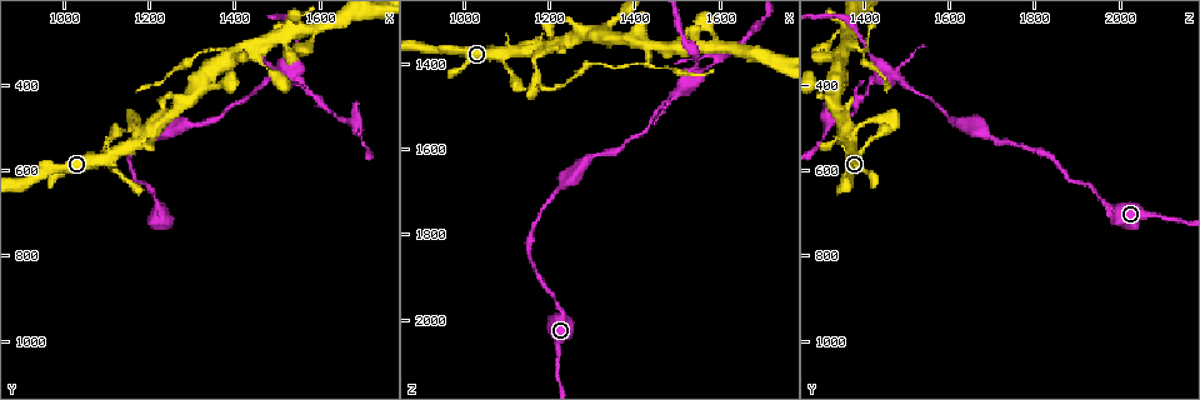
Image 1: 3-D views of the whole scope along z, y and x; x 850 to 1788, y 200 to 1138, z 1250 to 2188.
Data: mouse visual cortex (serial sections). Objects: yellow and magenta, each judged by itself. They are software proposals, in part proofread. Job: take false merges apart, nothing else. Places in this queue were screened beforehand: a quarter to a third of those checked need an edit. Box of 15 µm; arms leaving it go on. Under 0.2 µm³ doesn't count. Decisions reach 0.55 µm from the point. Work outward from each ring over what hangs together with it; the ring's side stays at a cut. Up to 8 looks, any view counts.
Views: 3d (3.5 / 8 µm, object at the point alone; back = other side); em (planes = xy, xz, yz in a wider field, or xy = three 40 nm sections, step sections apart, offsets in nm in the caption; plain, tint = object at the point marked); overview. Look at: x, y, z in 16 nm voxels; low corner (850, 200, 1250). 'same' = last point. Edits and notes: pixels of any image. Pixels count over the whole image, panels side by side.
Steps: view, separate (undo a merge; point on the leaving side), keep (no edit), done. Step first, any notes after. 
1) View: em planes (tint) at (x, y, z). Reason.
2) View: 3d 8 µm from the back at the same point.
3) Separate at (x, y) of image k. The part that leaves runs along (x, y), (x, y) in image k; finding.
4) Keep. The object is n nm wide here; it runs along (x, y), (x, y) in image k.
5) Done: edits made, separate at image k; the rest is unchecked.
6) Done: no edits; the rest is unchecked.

View: 3d 3.5 µm at (1430, 310, 1355). Sharp bend.

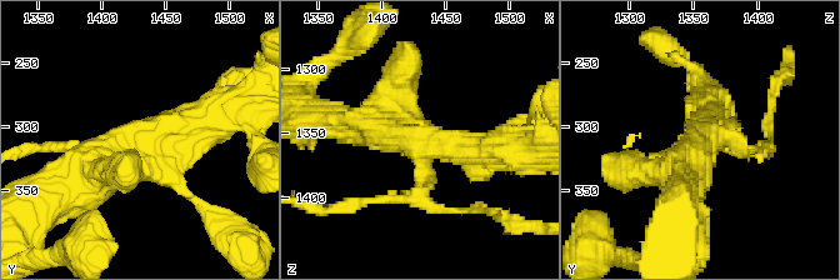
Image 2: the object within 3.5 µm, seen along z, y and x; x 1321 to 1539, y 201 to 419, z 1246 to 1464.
View: em xy step 1 (tint) at (1432, 312, 1358). Shape alone is not enough.

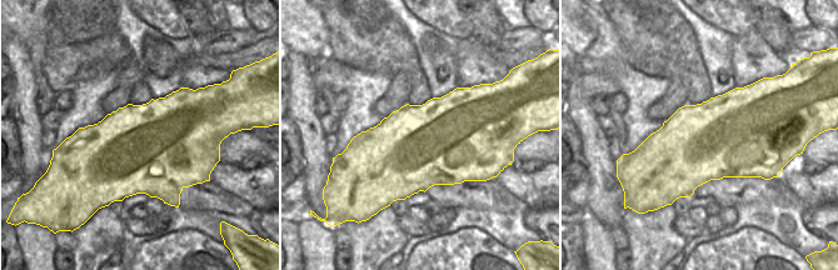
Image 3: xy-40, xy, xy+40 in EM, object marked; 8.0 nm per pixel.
Separate at (430, 208) of image 2. The part that leaves runs along (424, 170), (413, 199), (328, 209) in image 2; a second cell is stuck on.

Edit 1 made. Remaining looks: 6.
View: 3d 3.5 µm at (1315, 500, 1615). A narrow waist.

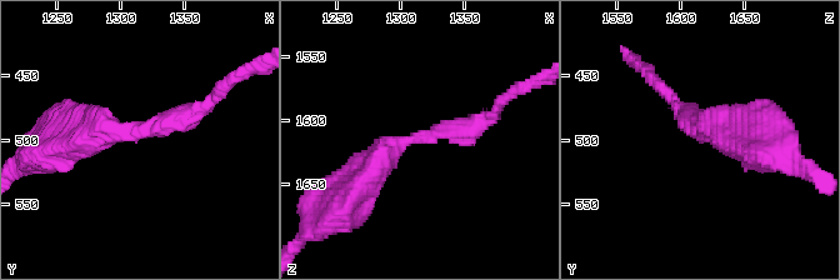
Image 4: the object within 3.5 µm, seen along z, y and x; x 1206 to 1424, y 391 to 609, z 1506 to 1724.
View: em xy step 3 (plain) at (1314, 492, 1612). Need the tissue.

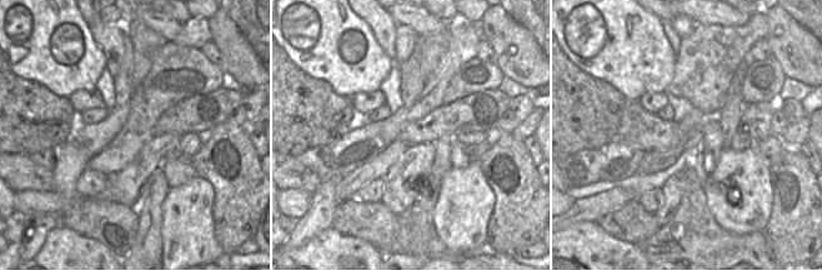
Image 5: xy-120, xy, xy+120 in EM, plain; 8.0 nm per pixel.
View: em xy step 3 (tint) at the same point.

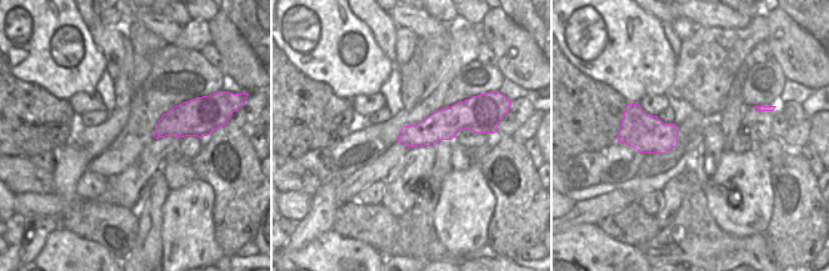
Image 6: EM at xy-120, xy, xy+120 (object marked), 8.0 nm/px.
Keep. It runs along (353, 193), (399, 144), (490, 115) in image 4; all the same cell.

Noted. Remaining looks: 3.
View: 3d 3.5 µm at (1520, 375, 1465).

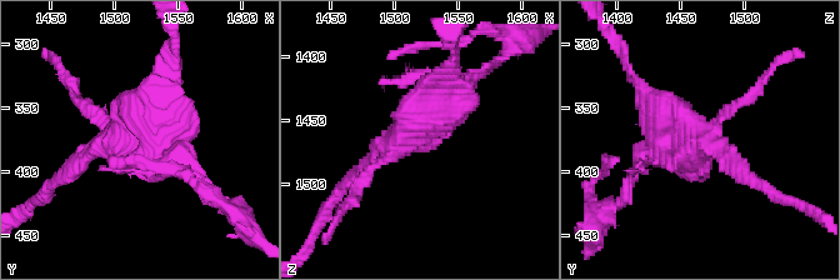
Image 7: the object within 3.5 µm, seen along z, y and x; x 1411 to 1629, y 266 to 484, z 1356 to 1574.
View: em xy step 1 (tint) at (1514, 380, 1458).

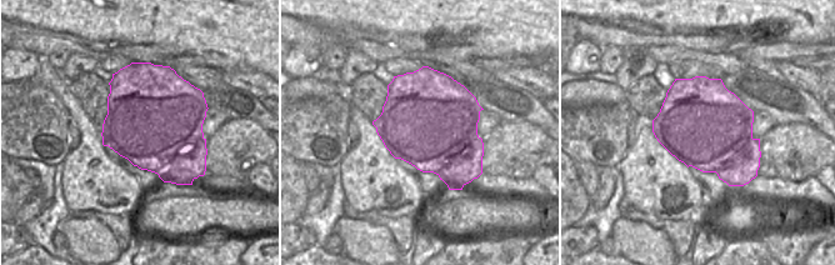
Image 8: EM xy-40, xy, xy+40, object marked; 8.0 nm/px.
Separate at (425, 45) of image 7. Two cells meet here.

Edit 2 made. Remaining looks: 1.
Done: edits made, separate at image 2, separate at image 7; the rest is unchecked.

